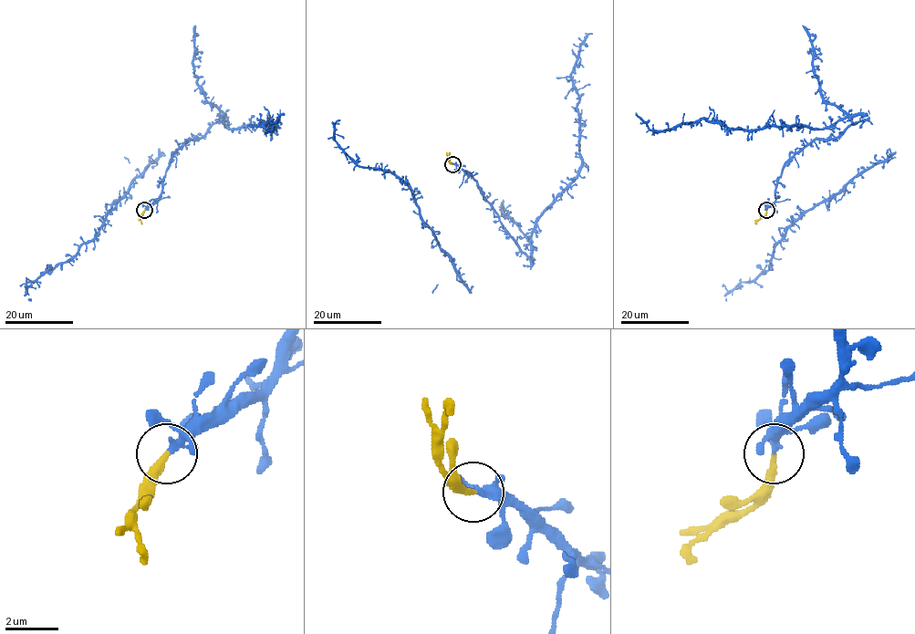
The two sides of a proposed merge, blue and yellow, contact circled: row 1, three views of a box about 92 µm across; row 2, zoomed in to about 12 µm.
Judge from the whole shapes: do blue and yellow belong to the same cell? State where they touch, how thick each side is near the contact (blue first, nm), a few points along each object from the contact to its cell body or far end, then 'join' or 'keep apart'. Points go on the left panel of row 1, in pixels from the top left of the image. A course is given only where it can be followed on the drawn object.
at (144, 210); 180 nm thick on the blue side, 260 nm on the other; blue runs (145, 210), (170, 160), (223, 115), (230, 129), (271, 129), (270, 119), (271, 130), (284, 113); yellow runs (145, 210), (141, 214), (141, 224); join

